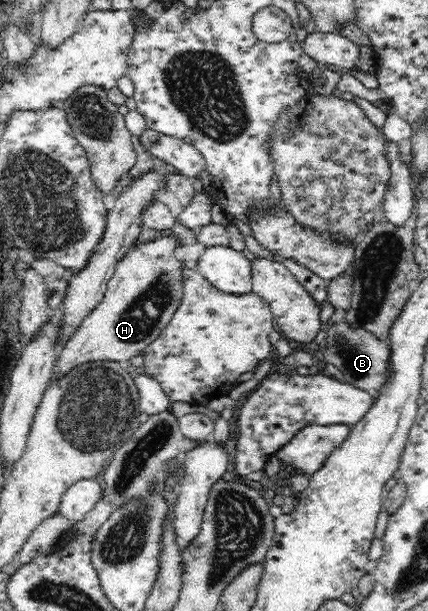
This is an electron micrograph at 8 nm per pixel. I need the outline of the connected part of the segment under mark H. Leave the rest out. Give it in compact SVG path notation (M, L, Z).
M172 235L132 245L131 251L123 256L122 261L116 265L114 275L108 279L102 299L62 345L57 359L60 376L67 374L81 363L112 360L125 364L132 357L142 355L143 349L160 335L160 330L164 329L165 325L172 321L173 313L183 296L181 269L184 263L176 259L173 254L178 246L180 246L179 239Z

